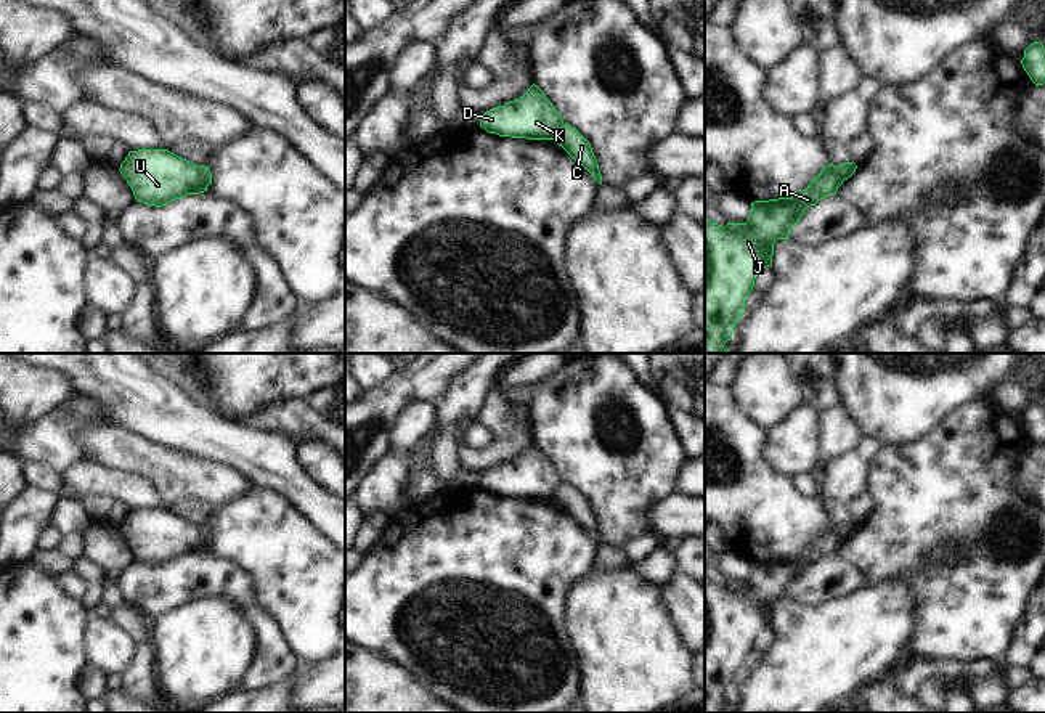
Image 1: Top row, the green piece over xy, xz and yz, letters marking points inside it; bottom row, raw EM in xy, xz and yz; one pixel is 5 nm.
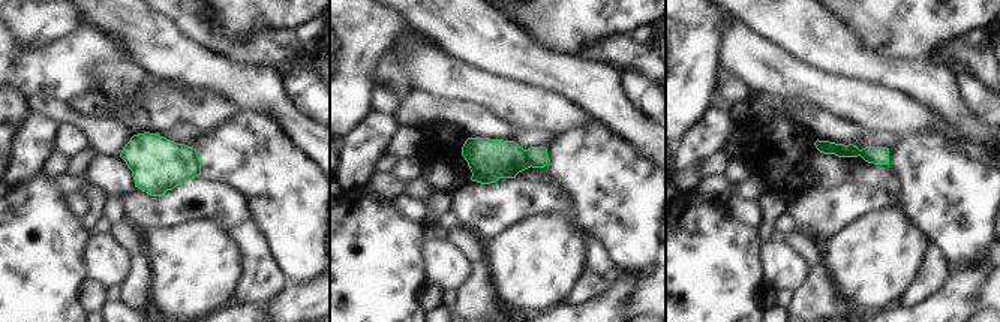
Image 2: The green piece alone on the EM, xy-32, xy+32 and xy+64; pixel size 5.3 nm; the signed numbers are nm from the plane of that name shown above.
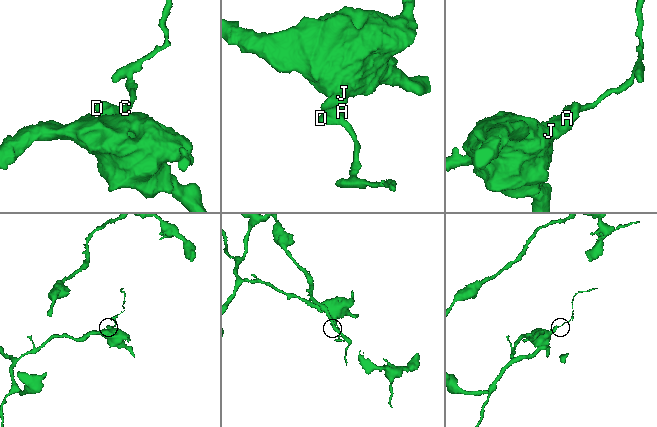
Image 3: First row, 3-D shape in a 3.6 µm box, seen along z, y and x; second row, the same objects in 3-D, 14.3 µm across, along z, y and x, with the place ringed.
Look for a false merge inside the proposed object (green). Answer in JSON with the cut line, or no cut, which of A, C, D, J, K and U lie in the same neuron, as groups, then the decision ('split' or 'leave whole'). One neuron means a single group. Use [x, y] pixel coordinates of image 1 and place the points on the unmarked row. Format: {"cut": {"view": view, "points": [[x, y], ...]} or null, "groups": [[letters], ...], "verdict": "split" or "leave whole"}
{"cut": {"view": "xy", "points": [[198, 525], [207, 545]]}, "groups": [["A", "D", "J", "K", "U"], ["C"]], "verdict": "split"}

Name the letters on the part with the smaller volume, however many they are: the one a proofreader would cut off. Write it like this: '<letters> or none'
C

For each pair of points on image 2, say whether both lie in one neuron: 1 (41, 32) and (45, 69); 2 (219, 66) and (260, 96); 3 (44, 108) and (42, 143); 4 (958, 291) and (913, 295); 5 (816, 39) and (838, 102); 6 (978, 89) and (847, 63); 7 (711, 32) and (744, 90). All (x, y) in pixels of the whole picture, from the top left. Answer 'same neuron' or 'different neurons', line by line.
1: different neurons
2: same neuron
3: different neurons
4: different neurons
5: different neurons
6: different neurons
7: different neurons

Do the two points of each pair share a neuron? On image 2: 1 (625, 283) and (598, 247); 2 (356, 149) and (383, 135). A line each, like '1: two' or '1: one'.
1: two
2: one

